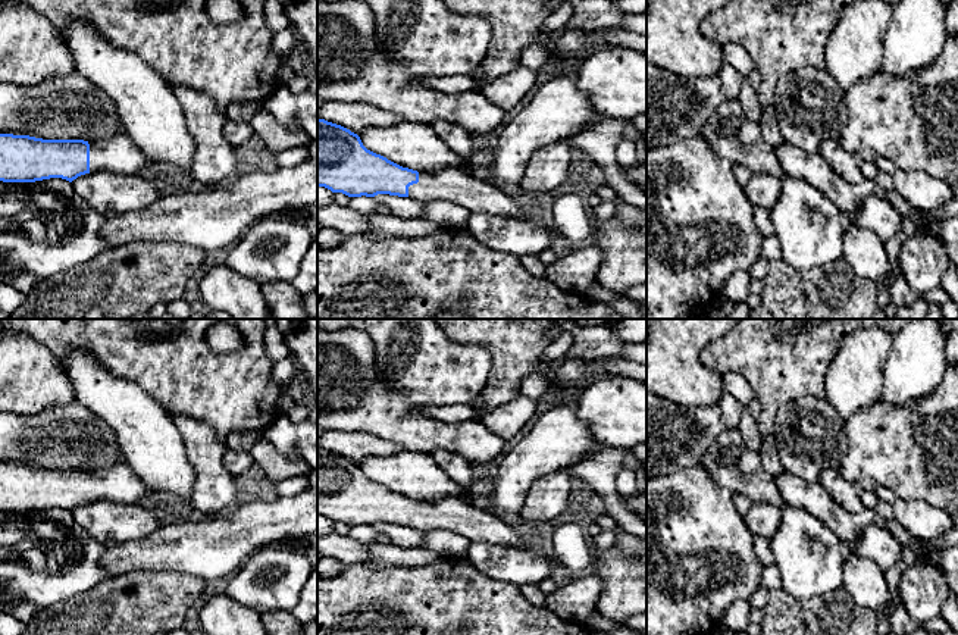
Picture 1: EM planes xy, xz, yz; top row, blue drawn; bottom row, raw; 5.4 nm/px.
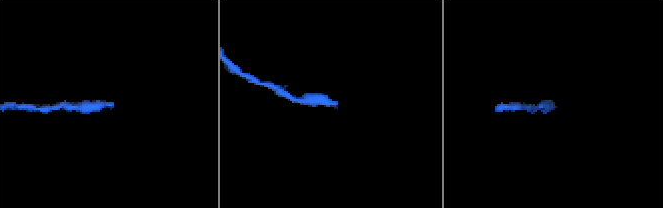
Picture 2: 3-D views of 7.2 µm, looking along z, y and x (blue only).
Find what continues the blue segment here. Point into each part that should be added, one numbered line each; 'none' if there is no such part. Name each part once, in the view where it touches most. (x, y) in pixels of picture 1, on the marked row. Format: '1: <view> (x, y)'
1: xy (119, 155)

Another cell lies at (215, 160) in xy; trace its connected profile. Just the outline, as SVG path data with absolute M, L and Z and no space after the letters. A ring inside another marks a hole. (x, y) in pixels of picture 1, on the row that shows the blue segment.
M173 85L172 91L195 143L192 176L209 187L234 179L241 153L223 137L225 112L206 93L184 85Z

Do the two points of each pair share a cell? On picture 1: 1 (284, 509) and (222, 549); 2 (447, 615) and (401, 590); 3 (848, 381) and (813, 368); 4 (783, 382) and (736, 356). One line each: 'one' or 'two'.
1: one
2: one
3: two
4: one

